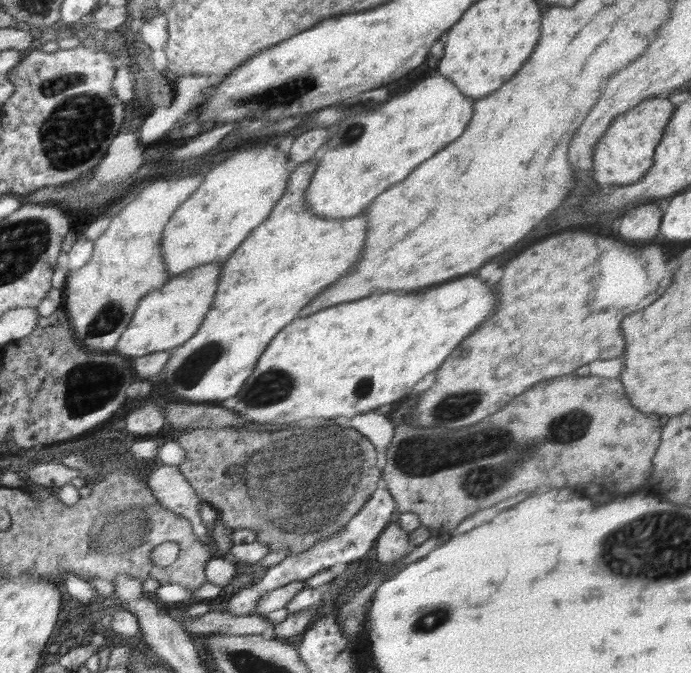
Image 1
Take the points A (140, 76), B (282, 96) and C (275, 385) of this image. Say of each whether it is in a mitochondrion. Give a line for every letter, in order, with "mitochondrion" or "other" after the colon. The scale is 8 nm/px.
A: other
B: mitochondrion
C: mitochondrion

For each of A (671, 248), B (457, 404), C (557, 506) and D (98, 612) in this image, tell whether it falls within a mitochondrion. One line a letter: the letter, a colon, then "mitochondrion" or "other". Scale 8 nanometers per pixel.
A: other
B: mitochondrion
C: other
D: other

